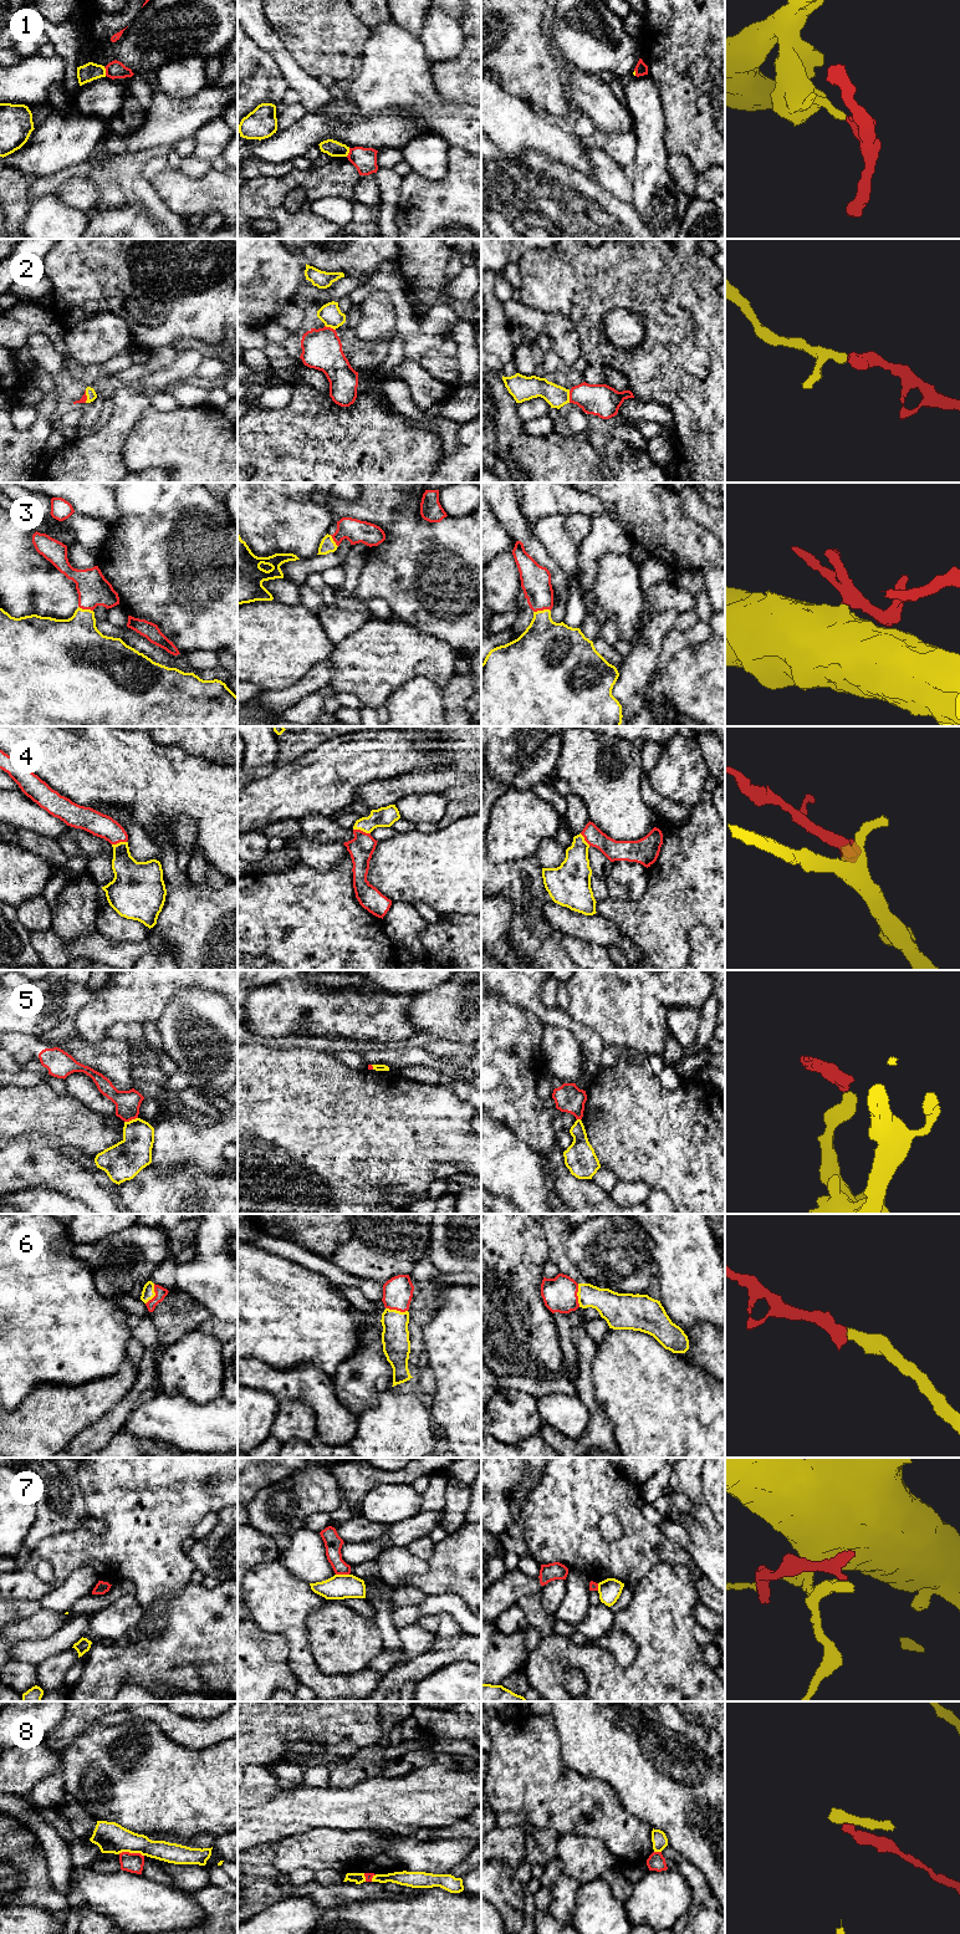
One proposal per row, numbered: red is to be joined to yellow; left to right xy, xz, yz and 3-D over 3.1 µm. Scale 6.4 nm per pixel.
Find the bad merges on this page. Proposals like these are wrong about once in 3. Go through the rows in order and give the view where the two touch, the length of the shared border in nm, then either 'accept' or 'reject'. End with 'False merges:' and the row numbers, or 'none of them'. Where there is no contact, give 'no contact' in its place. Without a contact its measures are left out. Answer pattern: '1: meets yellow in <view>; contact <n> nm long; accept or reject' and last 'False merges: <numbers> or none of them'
1: meets yellow in xy; contact 60 nm long; reject
2: meets yellow in yz; contact 80 nm long; accept
3: meets yellow in yz; contact 110 nm long; accept
4: meets yellow in xz; contact 120 nm long; accept
5: meets yellow in xy; contact 90 nm long; reject
6: meets yellow in yz; contact 150 nm long; accept
7: meets yellow in xz; contact 90 nm long; reject
8: meets yellow in xy; contact 170 nm long; reject
False merges: 1, 5, 7, 8

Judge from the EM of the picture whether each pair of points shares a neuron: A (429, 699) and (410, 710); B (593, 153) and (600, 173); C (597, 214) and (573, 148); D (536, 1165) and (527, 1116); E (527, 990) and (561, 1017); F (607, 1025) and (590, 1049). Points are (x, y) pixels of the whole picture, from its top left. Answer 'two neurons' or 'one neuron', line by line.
A: one neuron
B: one neuron
C: two neurons
D: two neurons
E: one neuron
F: two neurons

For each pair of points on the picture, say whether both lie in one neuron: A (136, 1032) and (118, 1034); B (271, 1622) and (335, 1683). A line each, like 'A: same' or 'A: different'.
A: same
B: same

